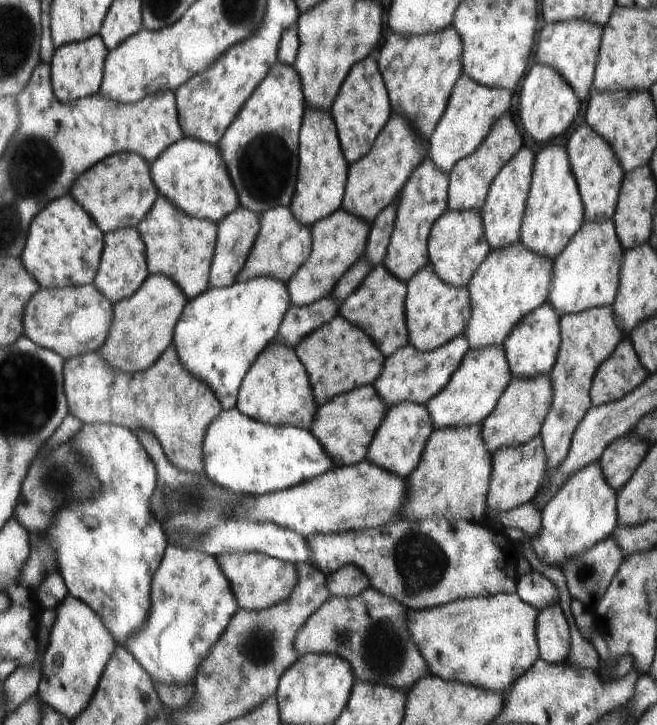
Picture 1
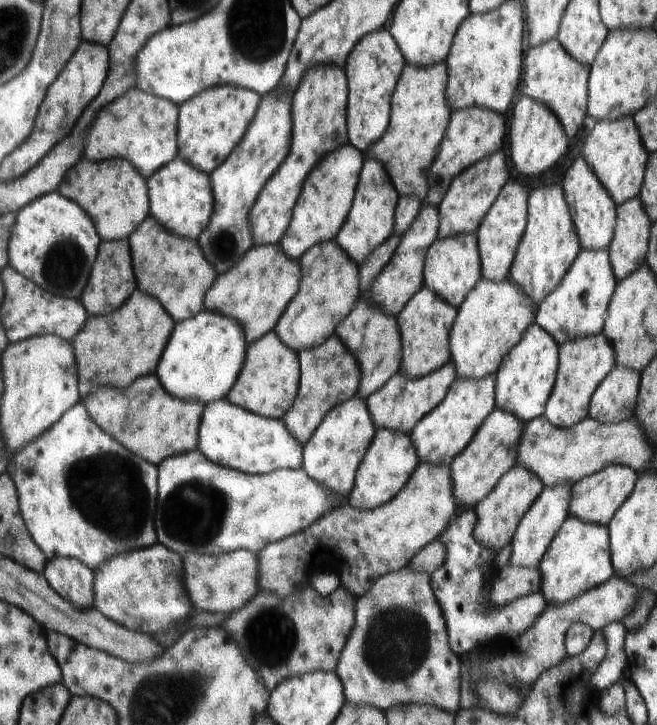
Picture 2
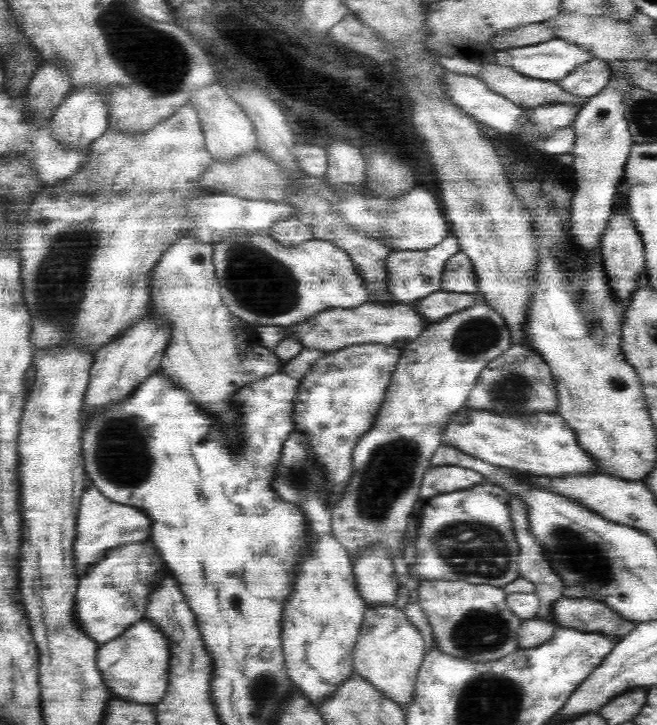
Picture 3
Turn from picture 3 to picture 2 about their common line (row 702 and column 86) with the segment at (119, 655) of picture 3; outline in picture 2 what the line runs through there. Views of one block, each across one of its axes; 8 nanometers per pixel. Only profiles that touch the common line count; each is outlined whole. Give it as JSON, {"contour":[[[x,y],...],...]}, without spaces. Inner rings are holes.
{"contour":[[[136,86],[112,105],[101,110],[87,137],[86,159],[105,161],[130,159],[145,175],[152,178],[162,167],[181,156],[181,106],[173,100],[150,94]]]}

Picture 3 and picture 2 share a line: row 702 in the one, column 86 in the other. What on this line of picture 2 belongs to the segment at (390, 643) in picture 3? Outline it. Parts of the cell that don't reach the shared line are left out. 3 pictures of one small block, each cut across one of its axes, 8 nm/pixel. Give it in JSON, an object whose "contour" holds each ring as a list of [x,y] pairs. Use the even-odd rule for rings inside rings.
{"contour":[[[146,376],[138,380],[128,389],[118,387],[100,387],[89,397],[84,397],[85,405],[88,407],[92,418],[104,429],[107,430],[118,442],[142,458],[160,466],[167,458],[189,453],[199,449],[199,434],[205,404],[200,401],[184,400],[173,395],[158,376]]]}

